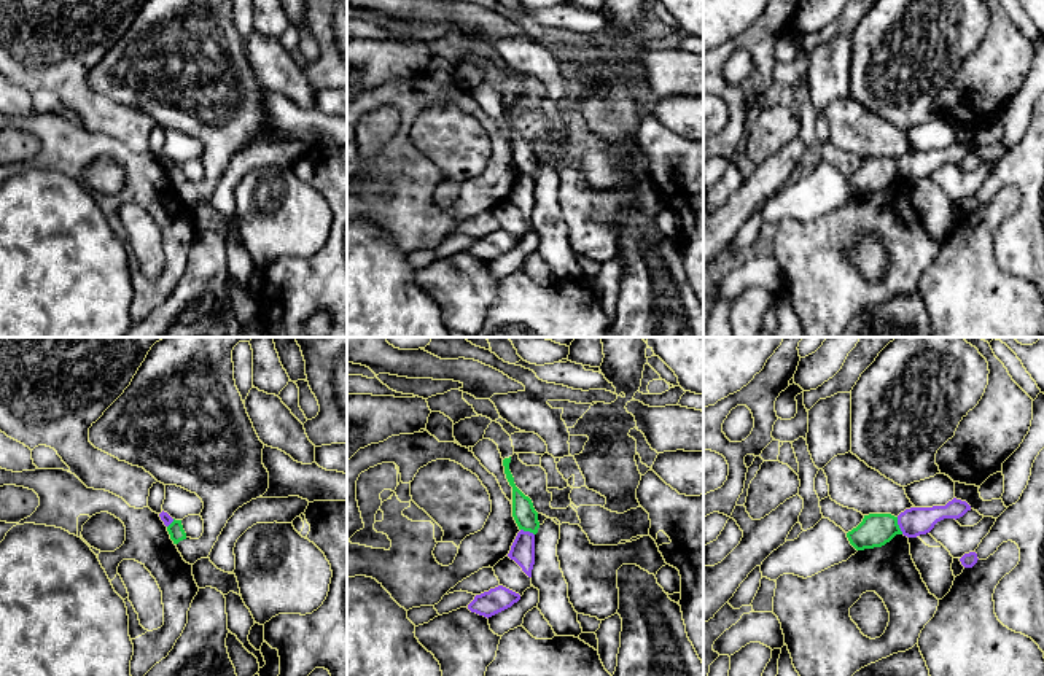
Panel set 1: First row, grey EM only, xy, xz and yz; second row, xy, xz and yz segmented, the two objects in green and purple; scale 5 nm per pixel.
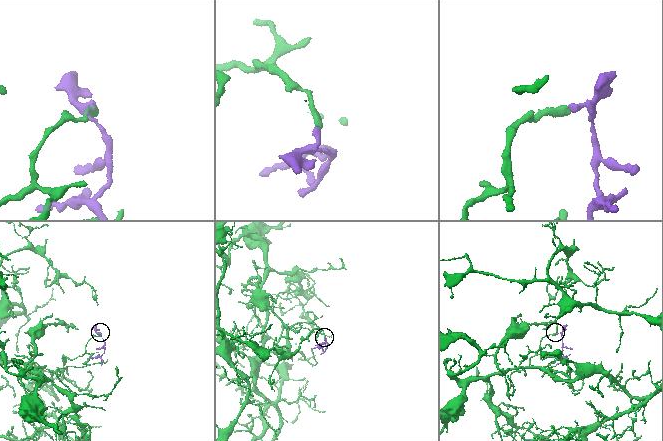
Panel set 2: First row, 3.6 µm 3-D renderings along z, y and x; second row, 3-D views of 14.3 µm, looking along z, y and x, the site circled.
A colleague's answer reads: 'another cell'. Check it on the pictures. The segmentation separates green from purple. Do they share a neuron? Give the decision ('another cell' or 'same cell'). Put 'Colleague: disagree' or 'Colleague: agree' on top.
Colleague: agree
another cell

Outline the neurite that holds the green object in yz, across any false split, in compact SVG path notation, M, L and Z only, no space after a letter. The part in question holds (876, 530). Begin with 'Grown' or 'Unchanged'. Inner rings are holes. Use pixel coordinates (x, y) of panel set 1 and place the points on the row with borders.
Unchanged. M869 514L863 522L847 533L850 544L856 550L882 547L896 534L902 534L898 517L891 514Z

